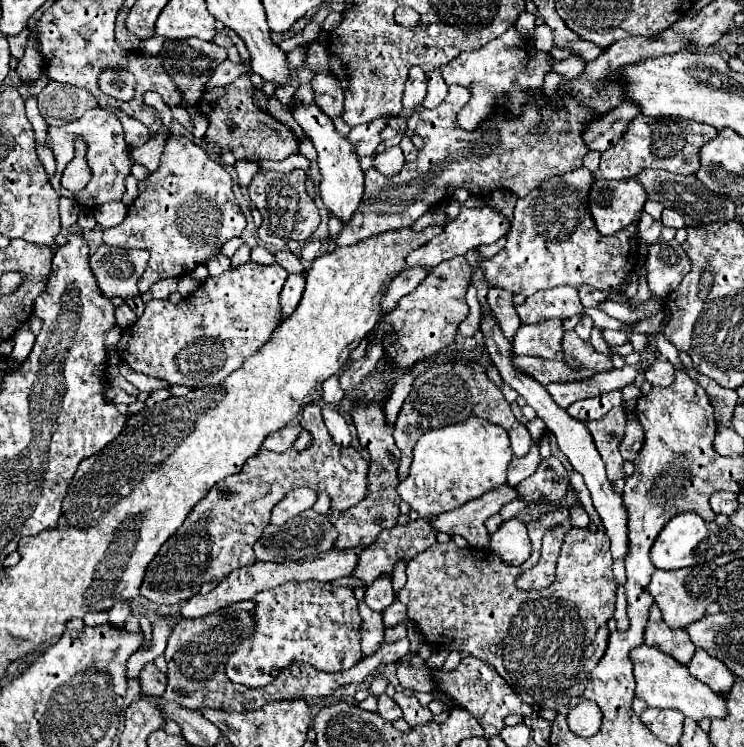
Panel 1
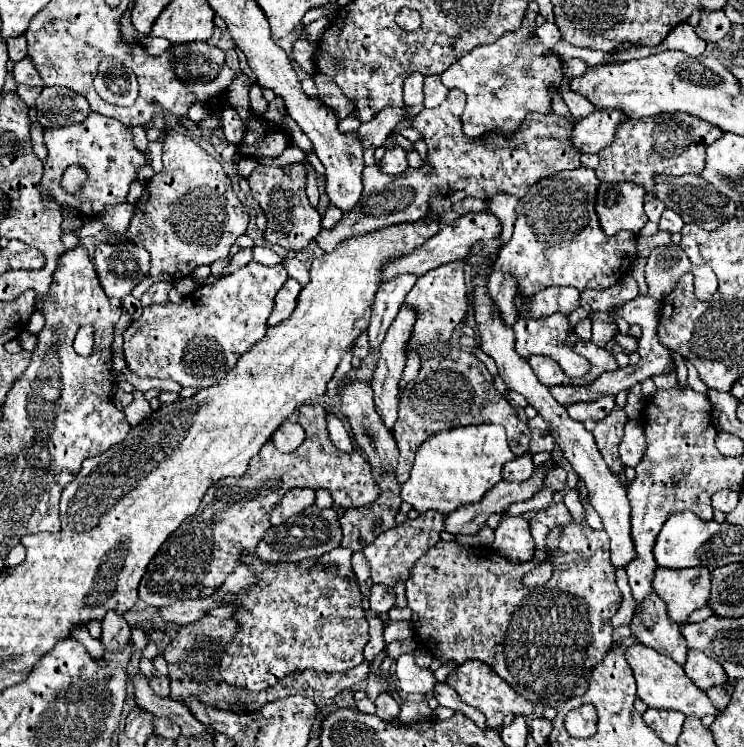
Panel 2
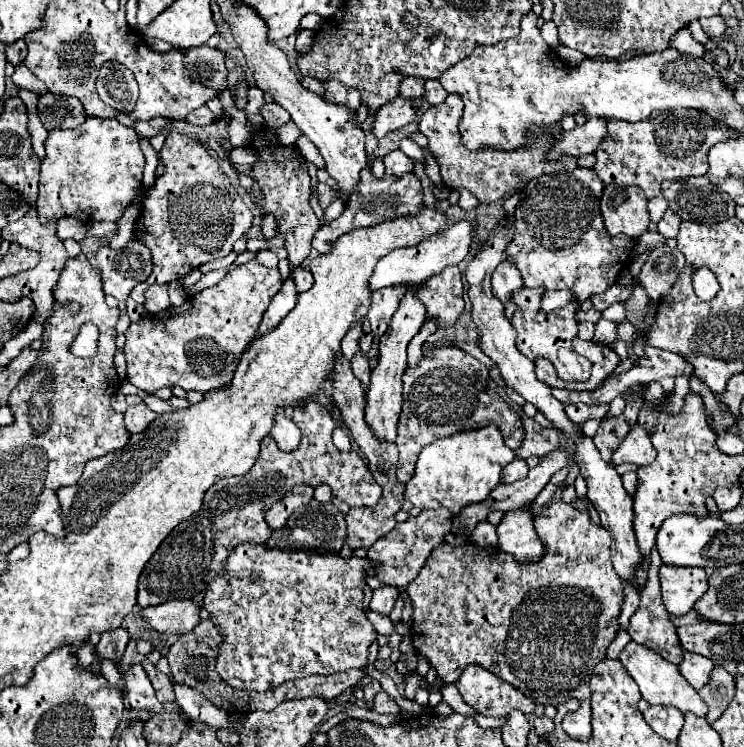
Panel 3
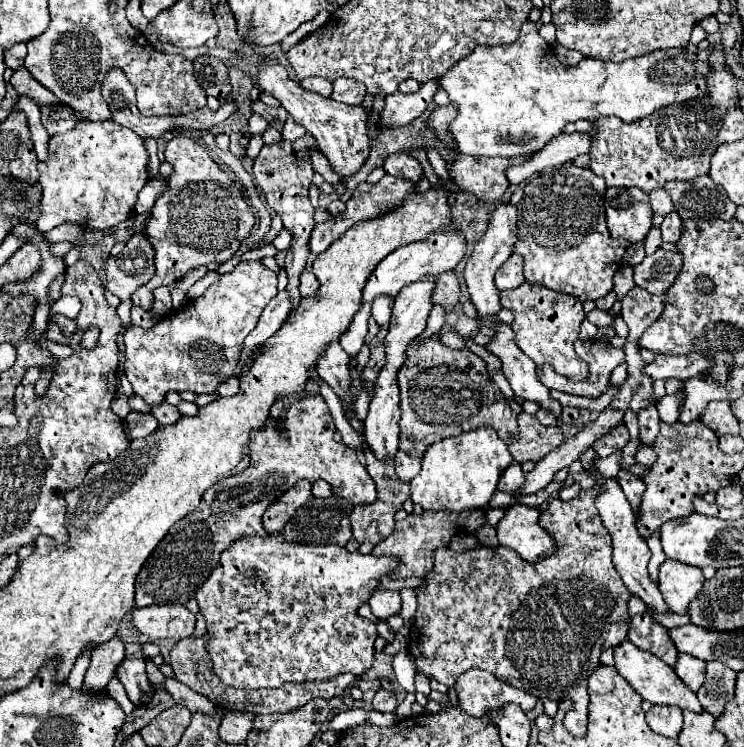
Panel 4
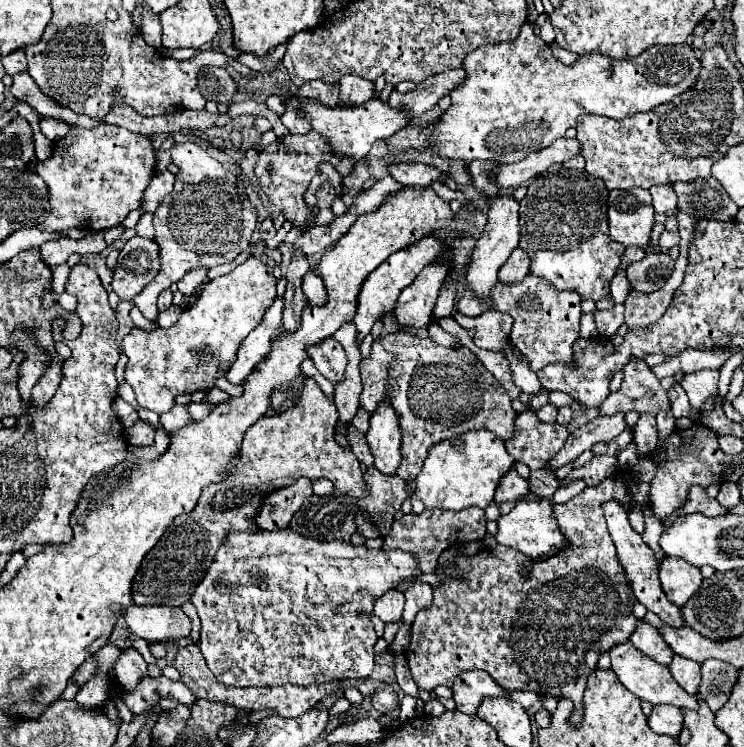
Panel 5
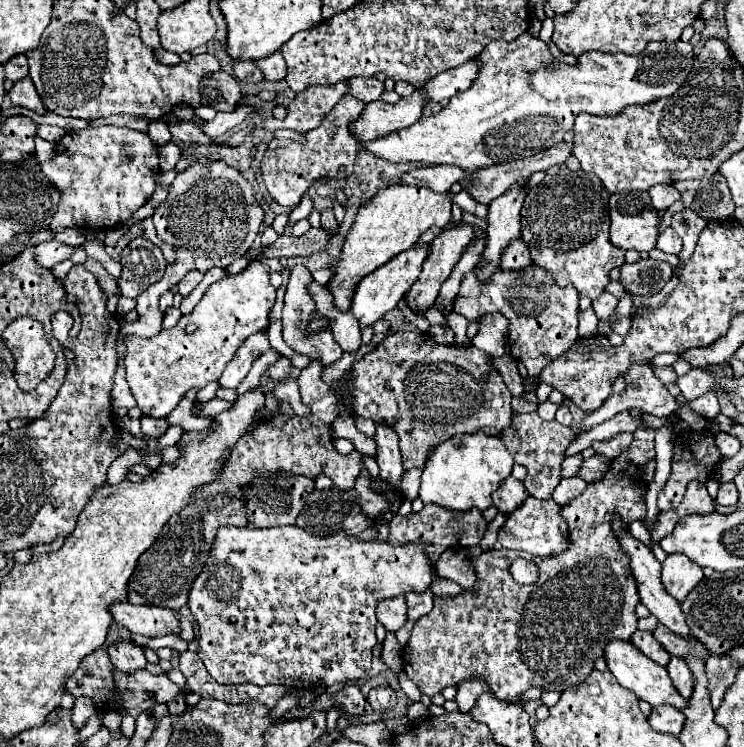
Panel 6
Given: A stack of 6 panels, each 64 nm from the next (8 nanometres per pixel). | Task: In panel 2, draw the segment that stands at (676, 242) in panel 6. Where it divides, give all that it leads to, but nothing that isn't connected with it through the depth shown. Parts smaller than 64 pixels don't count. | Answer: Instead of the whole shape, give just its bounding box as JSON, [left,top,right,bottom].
[658,210,684,234]

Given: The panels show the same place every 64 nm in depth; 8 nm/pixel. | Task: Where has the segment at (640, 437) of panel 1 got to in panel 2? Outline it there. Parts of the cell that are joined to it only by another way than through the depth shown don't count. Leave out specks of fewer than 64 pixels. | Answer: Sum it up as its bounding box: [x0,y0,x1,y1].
[620,420,646,468]

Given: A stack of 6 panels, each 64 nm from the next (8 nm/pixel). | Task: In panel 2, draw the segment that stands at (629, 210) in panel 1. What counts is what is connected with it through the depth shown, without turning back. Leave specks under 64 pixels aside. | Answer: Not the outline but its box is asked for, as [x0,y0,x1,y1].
[596,182,648,236]

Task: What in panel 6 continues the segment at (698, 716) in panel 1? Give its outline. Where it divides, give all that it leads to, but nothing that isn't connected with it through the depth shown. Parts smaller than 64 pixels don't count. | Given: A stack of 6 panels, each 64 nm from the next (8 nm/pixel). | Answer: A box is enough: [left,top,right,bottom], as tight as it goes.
[604,640,688,708]

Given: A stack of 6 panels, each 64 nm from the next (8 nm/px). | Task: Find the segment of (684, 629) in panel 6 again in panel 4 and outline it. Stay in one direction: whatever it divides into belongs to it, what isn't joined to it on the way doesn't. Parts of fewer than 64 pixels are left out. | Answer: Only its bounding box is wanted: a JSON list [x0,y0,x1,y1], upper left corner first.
[596,474,670,614]

